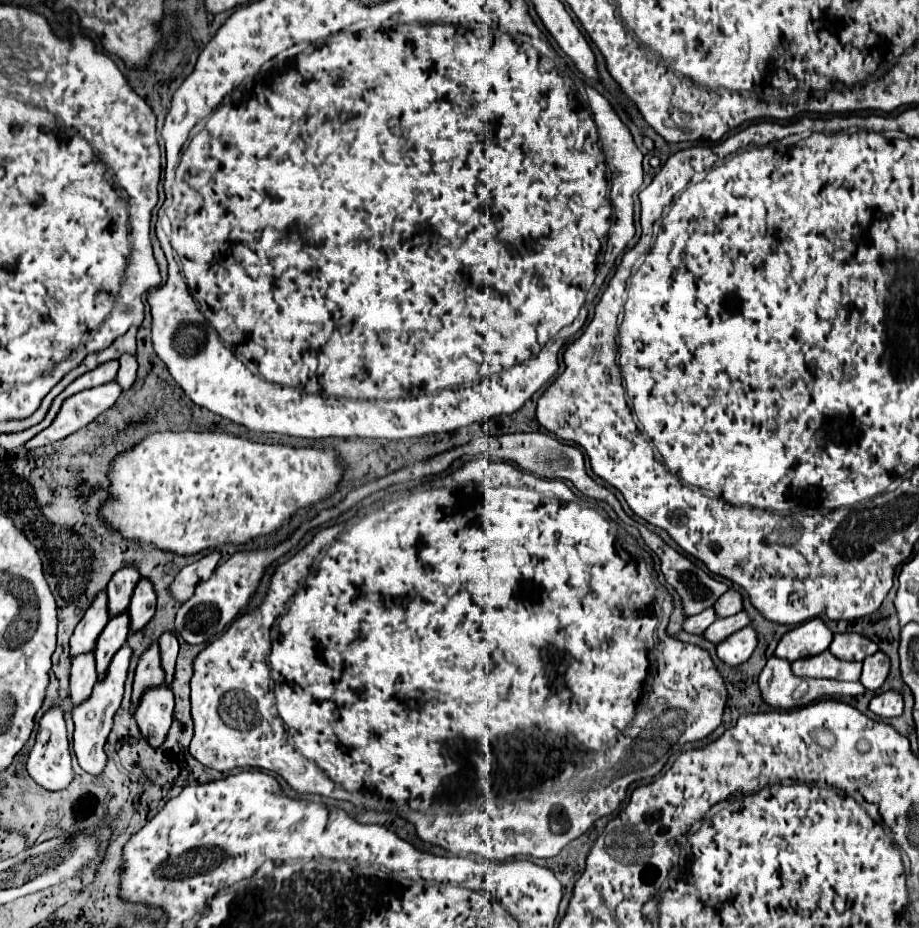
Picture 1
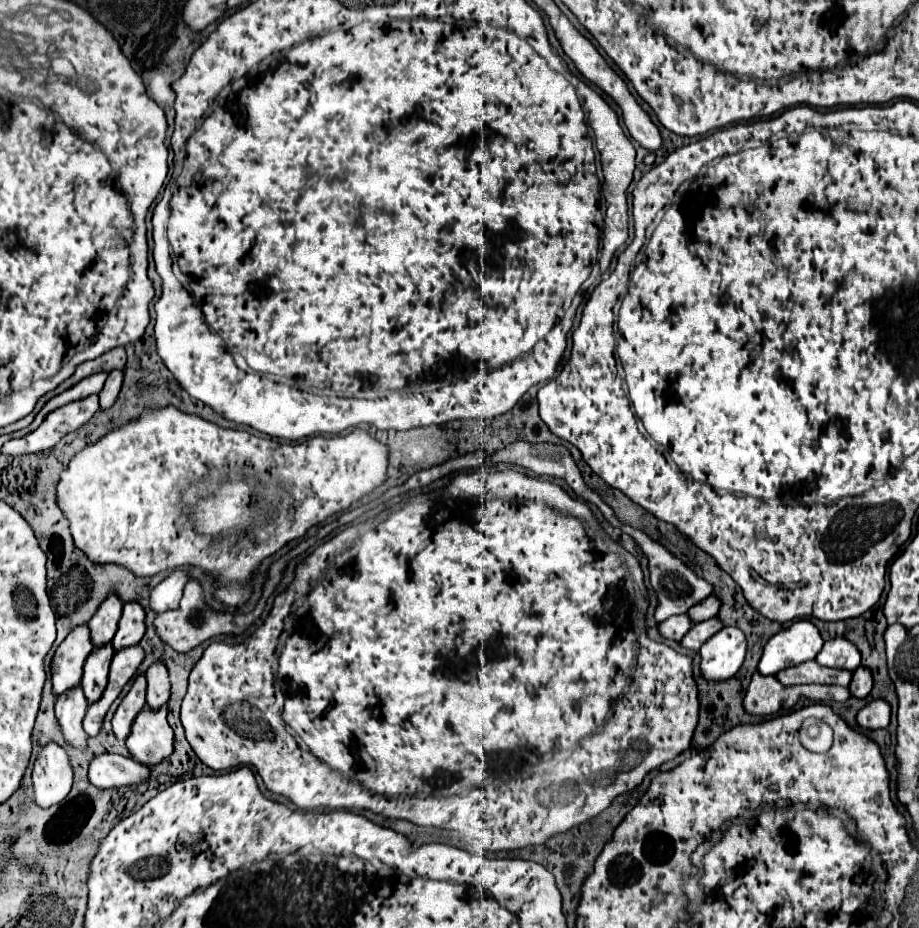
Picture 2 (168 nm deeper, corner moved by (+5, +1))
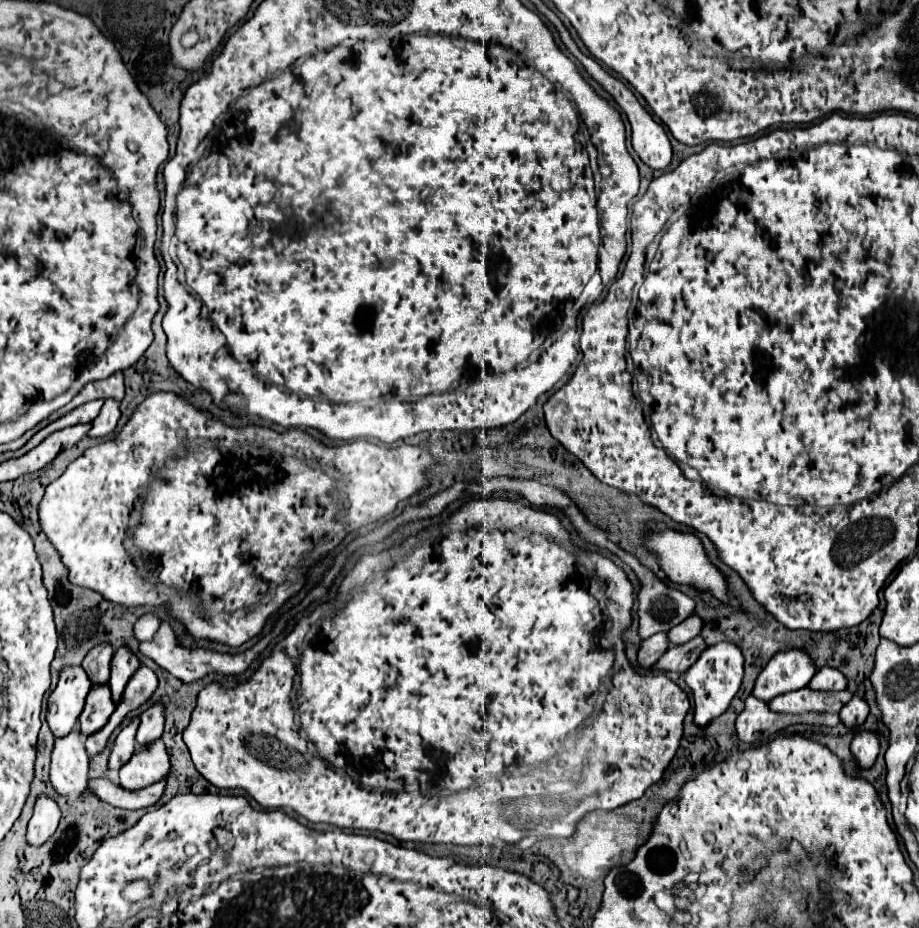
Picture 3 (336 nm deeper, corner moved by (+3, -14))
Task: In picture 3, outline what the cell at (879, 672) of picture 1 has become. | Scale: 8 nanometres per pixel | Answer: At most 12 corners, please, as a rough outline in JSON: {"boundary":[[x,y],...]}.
{"boundary":[[854,695],[840,711],[848,727],[858,727],[870,713],[868,703]]}

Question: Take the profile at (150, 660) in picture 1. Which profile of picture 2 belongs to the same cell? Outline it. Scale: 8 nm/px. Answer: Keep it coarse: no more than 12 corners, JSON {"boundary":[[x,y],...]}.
{"boundary":[[136,676],[120,702],[112,732],[124,742],[146,704],[146,678]]}

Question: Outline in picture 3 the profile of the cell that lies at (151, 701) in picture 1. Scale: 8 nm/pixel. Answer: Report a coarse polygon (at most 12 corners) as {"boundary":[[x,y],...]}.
{"boundary":[[164,741],[138,747],[120,769],[120,785],[142,789],[166,779]]}

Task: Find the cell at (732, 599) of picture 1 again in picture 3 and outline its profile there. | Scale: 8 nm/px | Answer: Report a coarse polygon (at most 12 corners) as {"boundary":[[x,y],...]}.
{"boundary":[[690,615],[684,623],[668,631],[672,645],[698,637],[704,621]]}

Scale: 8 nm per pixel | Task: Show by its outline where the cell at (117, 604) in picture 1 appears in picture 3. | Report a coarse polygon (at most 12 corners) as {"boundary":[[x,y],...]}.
{"boundary":[[100,643],[84,657],[90,681],[108,683],[114,649]]}

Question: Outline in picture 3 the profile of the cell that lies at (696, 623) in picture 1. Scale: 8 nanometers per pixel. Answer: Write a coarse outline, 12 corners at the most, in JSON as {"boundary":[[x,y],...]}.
{"boundary":[[666,633],[642,641],[642,667],[654,665],[670,647]]}

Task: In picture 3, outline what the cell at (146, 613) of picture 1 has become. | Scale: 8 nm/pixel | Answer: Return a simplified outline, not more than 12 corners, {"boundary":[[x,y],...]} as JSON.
{"boundary":[[130,647],[112,657],[110,691],[118,703],[128,679],[140,667]]}

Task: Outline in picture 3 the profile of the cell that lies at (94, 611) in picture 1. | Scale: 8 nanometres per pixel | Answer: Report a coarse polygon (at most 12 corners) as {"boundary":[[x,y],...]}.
{"boundary":[[78,665],[60,671],[46,721],[64,737],[78,721],[92,683]]}

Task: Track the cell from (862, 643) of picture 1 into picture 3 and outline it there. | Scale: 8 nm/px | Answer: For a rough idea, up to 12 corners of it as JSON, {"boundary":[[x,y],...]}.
{"boundary":[[822,667],[808,683],[812,689],[842,691],[848,679],[834,667]]}

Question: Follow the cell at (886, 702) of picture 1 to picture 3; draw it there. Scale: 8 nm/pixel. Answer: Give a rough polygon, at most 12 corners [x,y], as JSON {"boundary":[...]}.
{"boundary":[[856,733],[850,749],[860,767],[872,767],[880,751],[876,733]]}

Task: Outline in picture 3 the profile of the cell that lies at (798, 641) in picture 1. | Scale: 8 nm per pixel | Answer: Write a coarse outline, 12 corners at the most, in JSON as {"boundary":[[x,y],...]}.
{"boundary":[[804,649],[776,653],[752,695],[770,701],[802,689],[816,673]]}

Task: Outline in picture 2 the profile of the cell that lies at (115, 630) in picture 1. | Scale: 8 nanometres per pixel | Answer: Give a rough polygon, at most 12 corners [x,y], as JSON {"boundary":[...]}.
{"boundary":[[112,646],[86,660],[82,684],[88,704],[100,700],[108,684]]}

